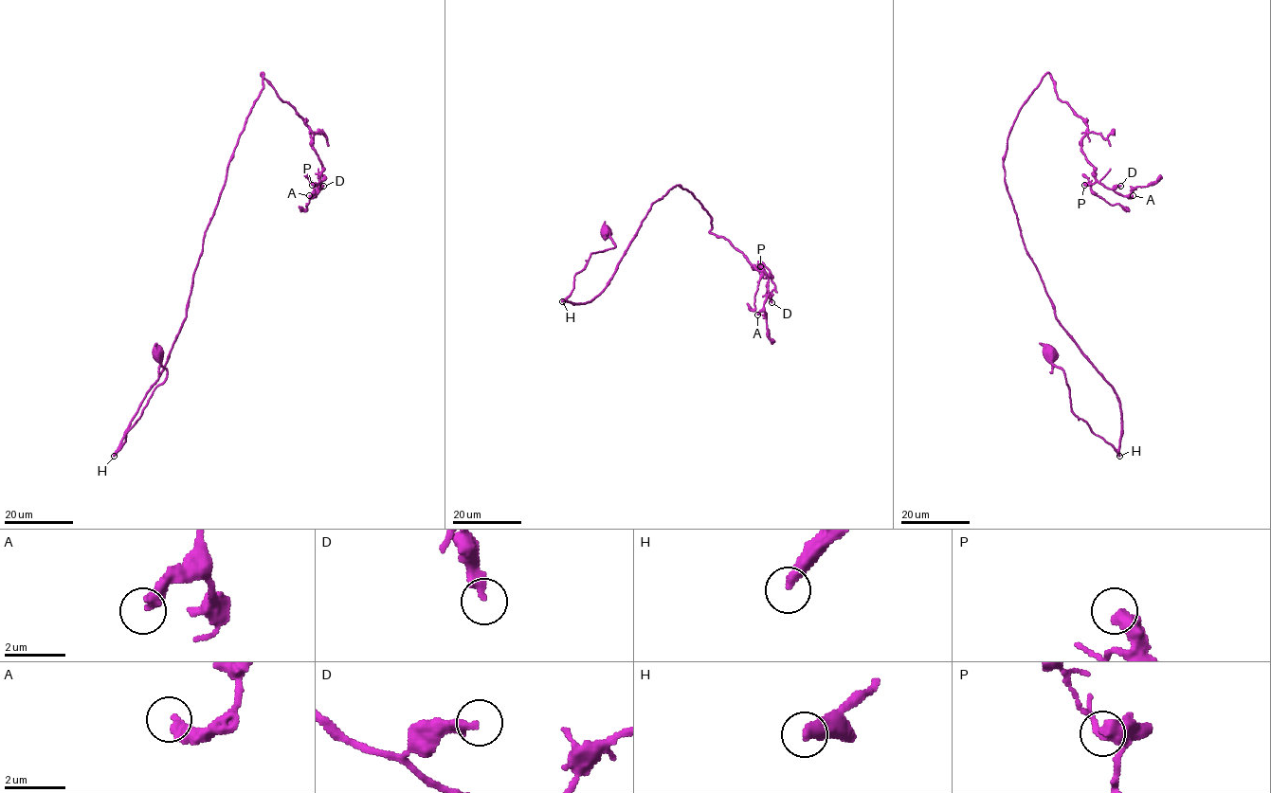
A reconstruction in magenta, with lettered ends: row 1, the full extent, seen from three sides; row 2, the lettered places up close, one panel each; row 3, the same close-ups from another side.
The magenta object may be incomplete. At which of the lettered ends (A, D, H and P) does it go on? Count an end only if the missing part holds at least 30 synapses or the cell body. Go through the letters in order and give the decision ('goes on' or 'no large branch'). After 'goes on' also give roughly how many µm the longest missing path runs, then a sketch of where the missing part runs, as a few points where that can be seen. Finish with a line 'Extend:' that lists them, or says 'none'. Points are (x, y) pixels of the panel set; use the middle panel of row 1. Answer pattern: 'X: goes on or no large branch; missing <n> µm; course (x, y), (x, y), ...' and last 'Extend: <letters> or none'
A: no large branch
D: no large branch
H: goes on; missing 80 µm; course (562, 301), (553, 303), (586, 323), (581, 336), (564, 342), (535, 306), (544, 284), (538, 271)
P: no large branch
Extend: H

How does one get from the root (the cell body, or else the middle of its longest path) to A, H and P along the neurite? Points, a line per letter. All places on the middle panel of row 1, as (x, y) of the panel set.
A: (608, 231), (615, 247), (590, 254), (568, 301), (607, 286), (679, 186), (710, 232), (769, 270), (757, 315)
H: (608, 231), (615, 247), (590, 254), (587, 265), (574, 276), (571, 293), (562, 301)
P: (608, 231), (615, 247), (590, 254), (568, 301), (607, 286), (676, 186), (769, 277), (760, 266)

